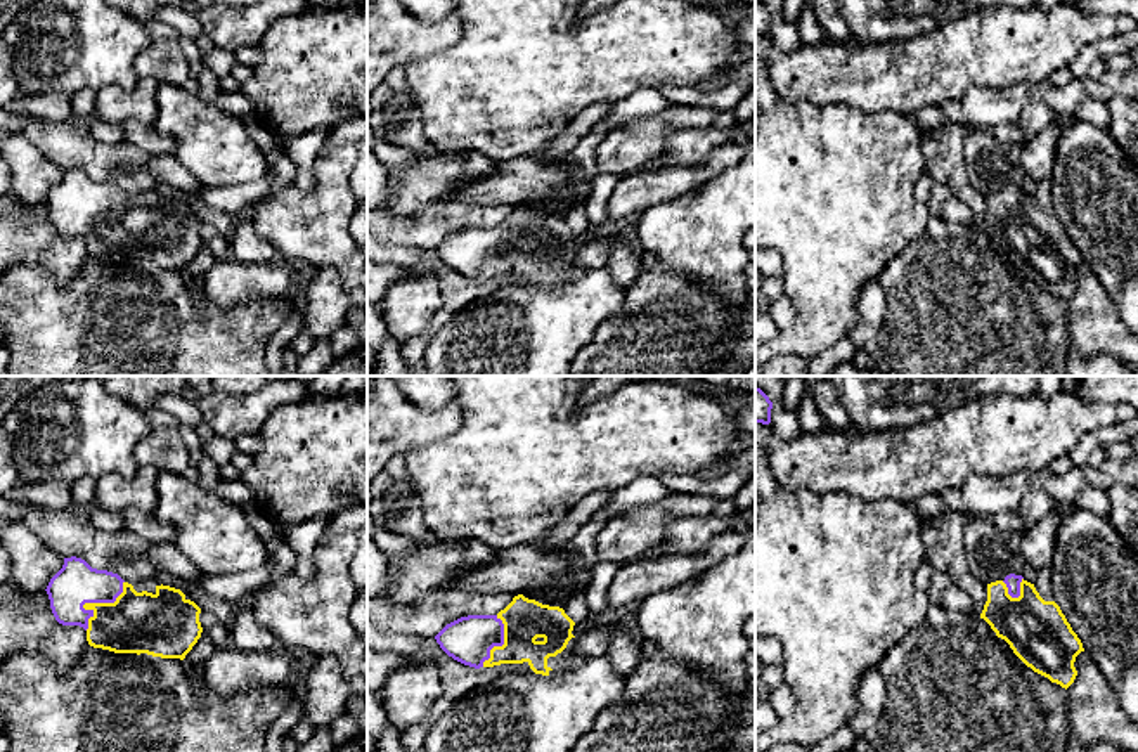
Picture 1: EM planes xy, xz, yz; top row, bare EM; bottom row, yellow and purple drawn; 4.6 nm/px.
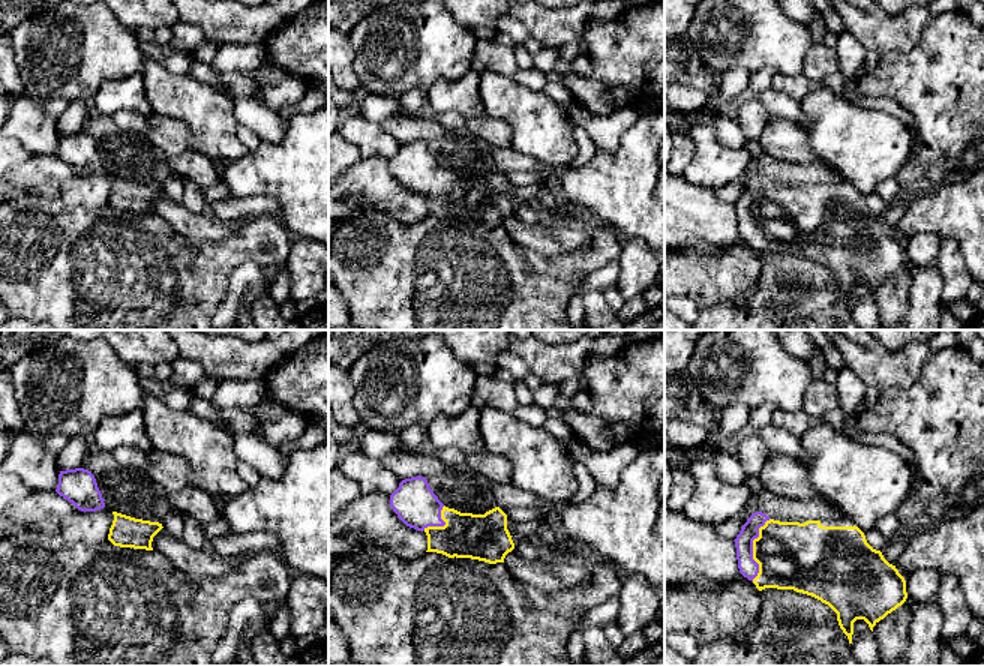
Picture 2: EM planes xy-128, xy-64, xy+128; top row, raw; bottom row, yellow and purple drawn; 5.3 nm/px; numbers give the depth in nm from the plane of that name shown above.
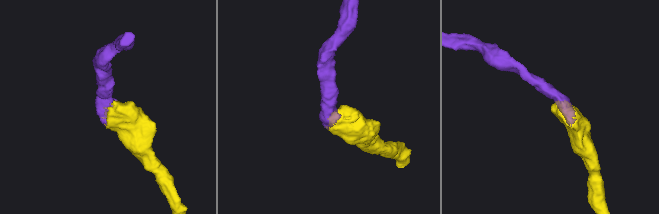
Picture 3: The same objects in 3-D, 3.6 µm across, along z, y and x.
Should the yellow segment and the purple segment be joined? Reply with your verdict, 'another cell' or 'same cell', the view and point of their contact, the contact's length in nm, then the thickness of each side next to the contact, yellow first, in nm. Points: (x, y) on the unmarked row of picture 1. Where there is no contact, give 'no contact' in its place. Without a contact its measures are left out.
same cell | xy (94, 215) | 300 nm | 280/200 nm

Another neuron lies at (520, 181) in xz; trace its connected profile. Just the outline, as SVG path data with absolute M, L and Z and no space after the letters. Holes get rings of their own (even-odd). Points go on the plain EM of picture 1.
M520 156L501 161L494 175L473 178L449 192L445 199L480 206L501 203L514 208L527 203L577 206L584 204L589 196L584 196L577 187L580 173L577 168L568 170L563 159L540 161L532 156Z

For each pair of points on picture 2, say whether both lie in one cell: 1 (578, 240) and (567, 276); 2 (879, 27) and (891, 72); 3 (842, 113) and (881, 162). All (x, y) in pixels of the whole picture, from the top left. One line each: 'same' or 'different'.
1: different
2: different
3: same

